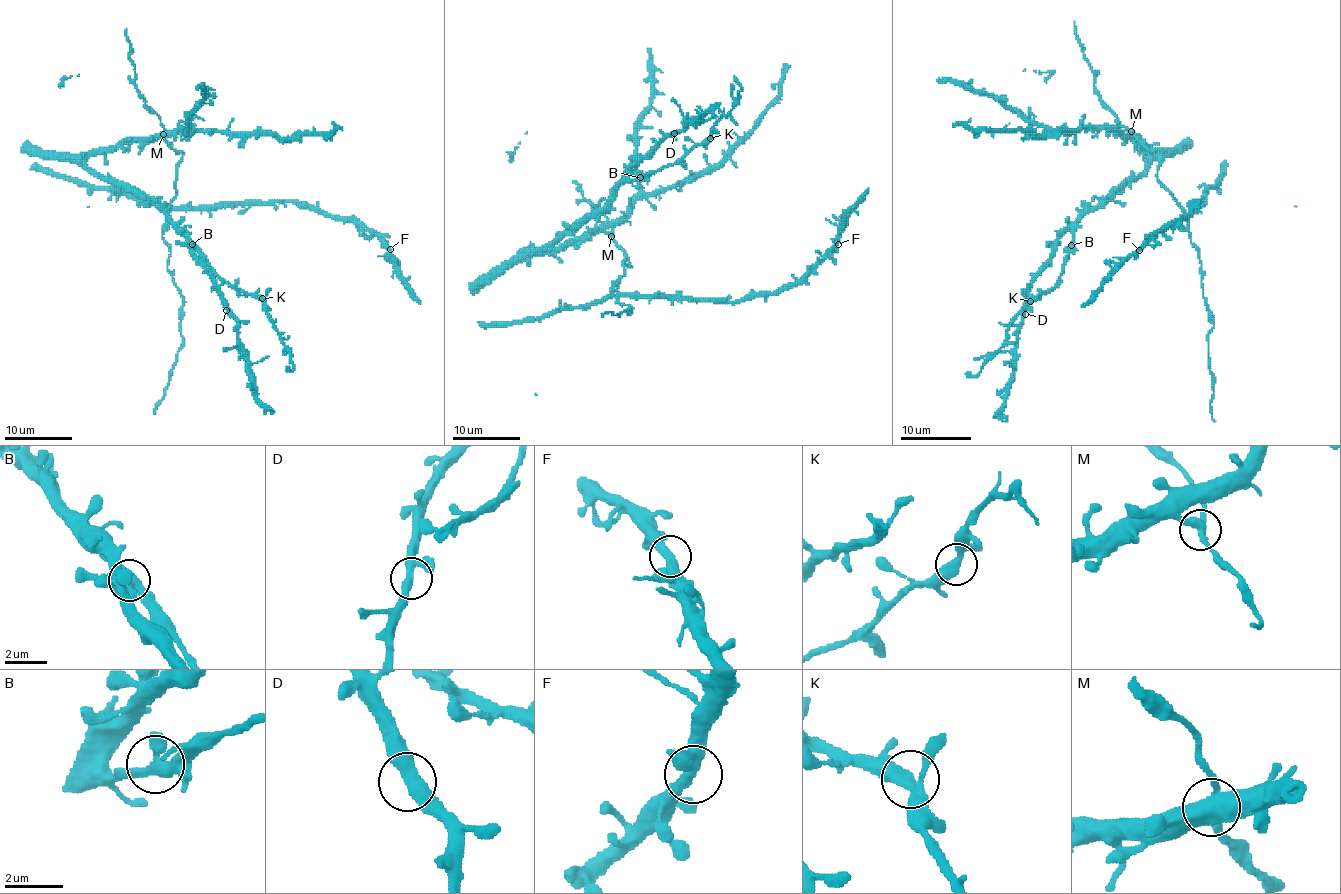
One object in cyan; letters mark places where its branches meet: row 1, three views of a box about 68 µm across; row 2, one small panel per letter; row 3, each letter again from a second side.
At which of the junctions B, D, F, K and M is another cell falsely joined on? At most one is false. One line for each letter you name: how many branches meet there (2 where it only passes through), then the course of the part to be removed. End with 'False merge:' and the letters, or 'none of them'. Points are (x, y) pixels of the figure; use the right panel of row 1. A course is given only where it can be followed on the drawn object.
False merge: none of them

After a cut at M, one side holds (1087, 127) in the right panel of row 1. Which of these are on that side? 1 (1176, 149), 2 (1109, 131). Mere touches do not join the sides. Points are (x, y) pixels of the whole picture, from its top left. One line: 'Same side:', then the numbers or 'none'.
Same side: 1, 2

